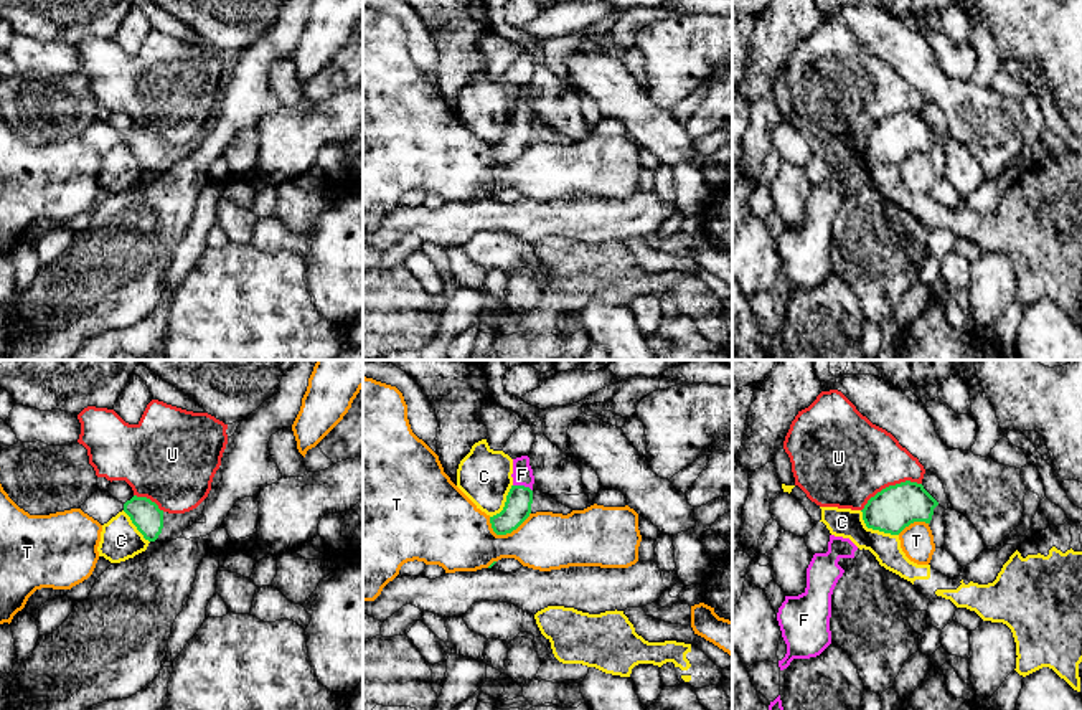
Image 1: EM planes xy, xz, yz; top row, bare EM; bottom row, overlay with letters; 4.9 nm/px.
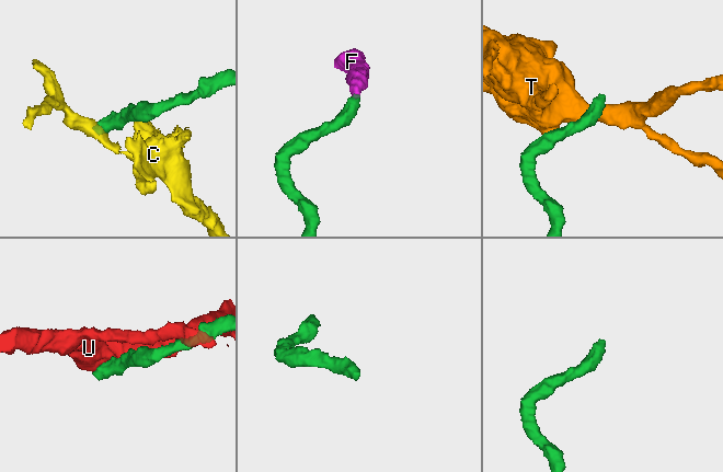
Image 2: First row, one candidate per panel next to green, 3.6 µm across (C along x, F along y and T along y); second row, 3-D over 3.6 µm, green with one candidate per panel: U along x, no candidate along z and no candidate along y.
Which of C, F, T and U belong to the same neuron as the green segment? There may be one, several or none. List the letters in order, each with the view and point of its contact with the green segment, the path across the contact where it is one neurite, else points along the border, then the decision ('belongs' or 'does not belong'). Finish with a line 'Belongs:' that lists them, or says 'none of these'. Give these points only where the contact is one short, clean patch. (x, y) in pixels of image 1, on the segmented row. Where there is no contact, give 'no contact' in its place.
C: yz (875, 529) | along yz (860, 511), (868, 527), (898, 535) | does not belong
F: xz (523, 486) | across xz (517, 509), (523, 486), (522, 474) | belongs
T: xz (508, 532) | along xz (530, 512), (515, 529), (505, 534), (497, 534), (489, 522) | does not belong
U: yz (889, 486) | along yz (921, 482), (901, 481), (889, 484), (878, 491), (861, 511) | does not belong
Belongs: F

